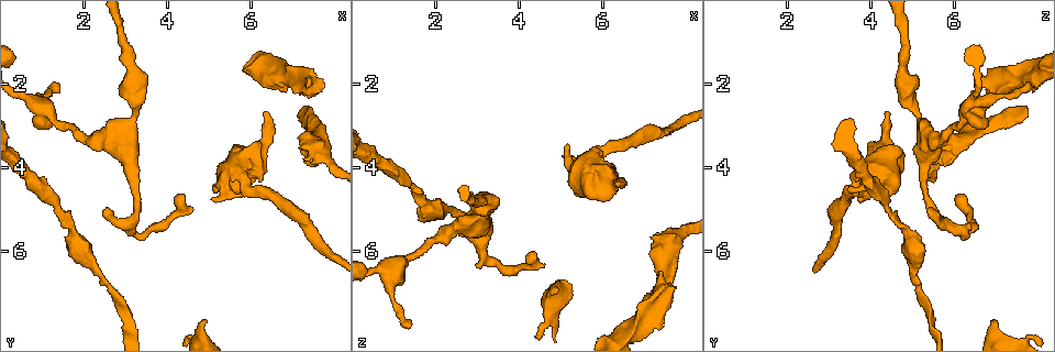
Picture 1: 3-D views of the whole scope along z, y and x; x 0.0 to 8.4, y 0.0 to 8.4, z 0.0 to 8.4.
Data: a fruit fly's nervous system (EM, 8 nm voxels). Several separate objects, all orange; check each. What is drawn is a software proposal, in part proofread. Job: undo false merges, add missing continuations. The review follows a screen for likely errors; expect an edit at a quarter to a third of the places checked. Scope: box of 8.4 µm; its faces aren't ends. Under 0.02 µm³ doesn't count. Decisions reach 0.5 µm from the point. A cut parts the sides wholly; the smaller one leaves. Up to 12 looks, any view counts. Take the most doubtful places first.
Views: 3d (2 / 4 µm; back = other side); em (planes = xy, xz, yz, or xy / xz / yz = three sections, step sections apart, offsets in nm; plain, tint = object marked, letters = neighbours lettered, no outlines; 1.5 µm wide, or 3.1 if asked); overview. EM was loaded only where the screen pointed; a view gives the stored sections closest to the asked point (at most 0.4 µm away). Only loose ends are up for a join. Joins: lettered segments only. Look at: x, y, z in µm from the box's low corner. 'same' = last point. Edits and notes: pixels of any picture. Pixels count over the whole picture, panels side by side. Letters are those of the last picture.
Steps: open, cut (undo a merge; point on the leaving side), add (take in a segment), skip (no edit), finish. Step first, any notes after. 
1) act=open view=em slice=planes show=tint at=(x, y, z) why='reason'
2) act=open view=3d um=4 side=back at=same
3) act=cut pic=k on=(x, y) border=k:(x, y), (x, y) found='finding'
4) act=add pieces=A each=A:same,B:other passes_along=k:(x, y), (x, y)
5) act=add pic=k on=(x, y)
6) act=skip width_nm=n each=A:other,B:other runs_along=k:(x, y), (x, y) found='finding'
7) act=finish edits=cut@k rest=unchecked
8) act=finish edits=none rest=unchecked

act=open view=em slice=planes show=letters at=(7.40, 1.90, 6.50) why='end of a long branch'

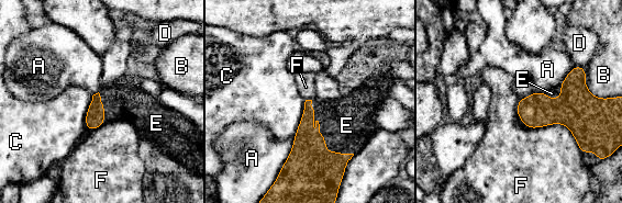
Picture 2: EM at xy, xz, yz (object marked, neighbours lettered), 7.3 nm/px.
act=add pieces=E each=A:other,B:other,C:other,D:other,E:same,F:other passes_along=2:(308, 160), (319, 128), (346, 125) found='it goes on there'

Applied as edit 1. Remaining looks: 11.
act=open view=overview

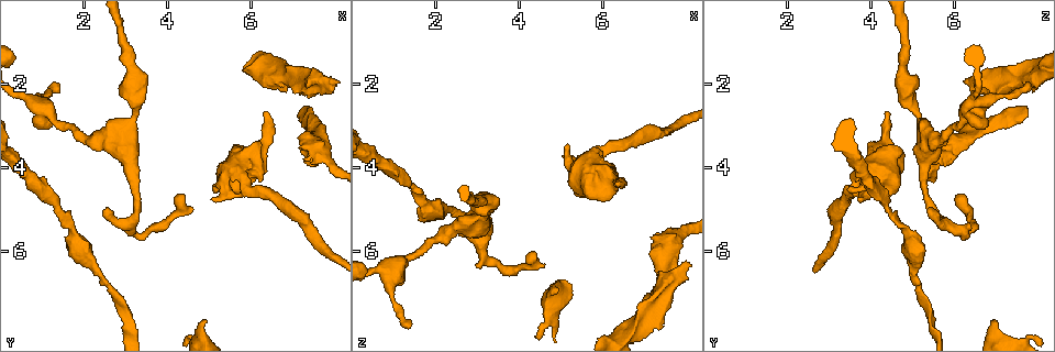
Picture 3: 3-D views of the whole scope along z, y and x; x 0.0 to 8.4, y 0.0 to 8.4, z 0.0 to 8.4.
act=open view=em slice=planes show=plain at=(6.30, 2.60, 4.40) why='branch stops here'

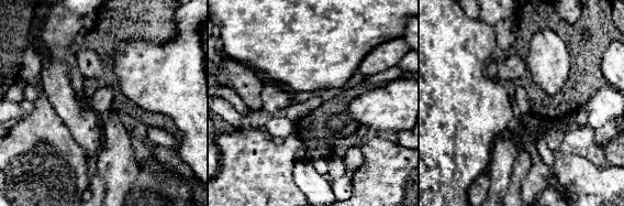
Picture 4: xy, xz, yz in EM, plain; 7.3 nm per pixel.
act=open view=em slice=planes show=letters at=same why='what lies round it'

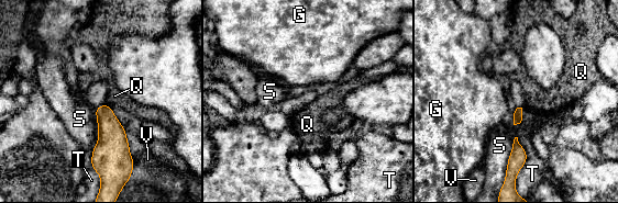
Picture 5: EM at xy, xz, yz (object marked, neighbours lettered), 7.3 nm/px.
act=skip longest_contact=S:280nm each=G:other,Q:other,S:other,T:other,V:other border=5:(106, 103), (109, 105) found='none of them fits'

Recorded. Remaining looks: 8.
act=open view=em slice=xz step=4 show=letters at=(4.90, 7.65, 7.00) why='an open end'

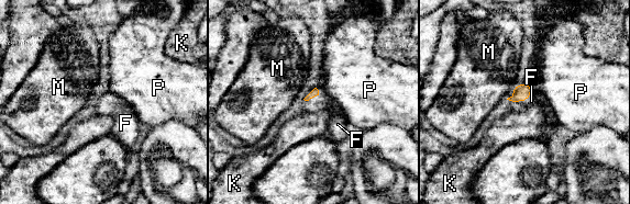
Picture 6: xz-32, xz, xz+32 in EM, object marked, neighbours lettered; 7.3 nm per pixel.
act=add pieces=F longest_contact=F:100nm each=F:same,K:other,M:other,P:other found='the neuron continues'

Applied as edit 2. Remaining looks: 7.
act=open view=3d um=2 at=(1.10, 2.70, 6.25) why='sharp bend'

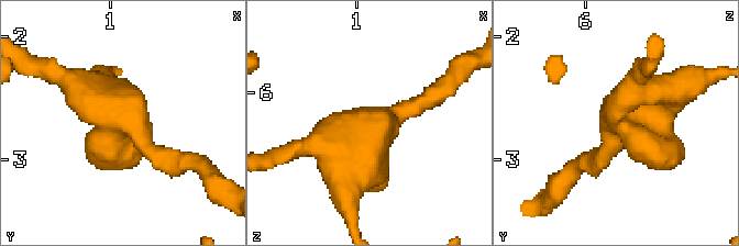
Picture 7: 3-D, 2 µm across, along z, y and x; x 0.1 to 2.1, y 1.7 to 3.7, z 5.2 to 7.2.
act=open view=em slice=planes show=letters at=(1.12, 2.64, 6.24) why='now the EM'

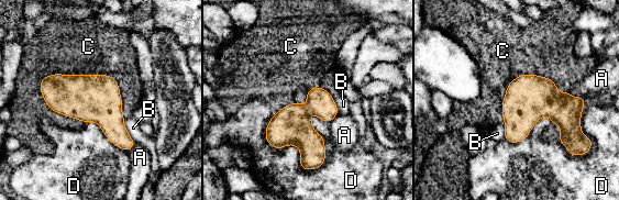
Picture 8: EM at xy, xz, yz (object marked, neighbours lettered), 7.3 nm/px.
act=skip each=A:other,B:other,C:other,D:other border=8:(40, 79), (108, 74), (124, 118) found='continuous, no second neuron'

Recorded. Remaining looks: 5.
act=open view=3d um=4 at=(5.05, 4.55, 3.50) why='an open end'

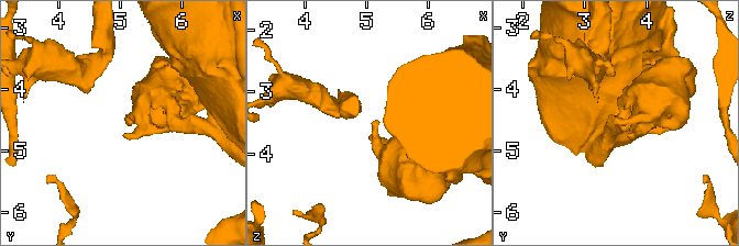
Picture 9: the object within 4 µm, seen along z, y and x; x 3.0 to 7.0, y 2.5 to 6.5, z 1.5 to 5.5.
act=open view=em slice=planes show=letters at=(5.15, 4.45, 3.50)

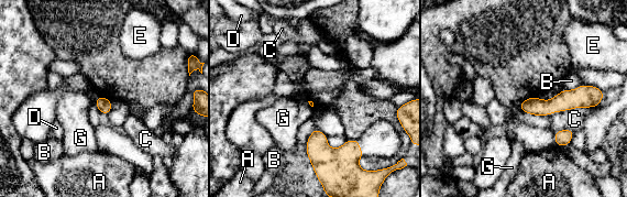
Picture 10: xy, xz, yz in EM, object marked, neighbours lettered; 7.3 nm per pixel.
act=skip each=A:other,B:other,C:other,D:other,E:other,G:other found='no lettered segment goes on from it'

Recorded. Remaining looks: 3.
act=finish edits=add@2,add@6 rest=unchecked

